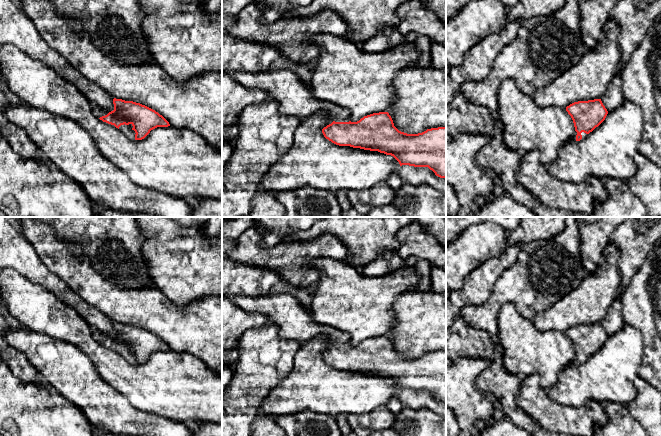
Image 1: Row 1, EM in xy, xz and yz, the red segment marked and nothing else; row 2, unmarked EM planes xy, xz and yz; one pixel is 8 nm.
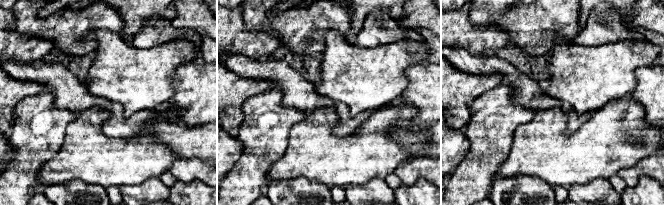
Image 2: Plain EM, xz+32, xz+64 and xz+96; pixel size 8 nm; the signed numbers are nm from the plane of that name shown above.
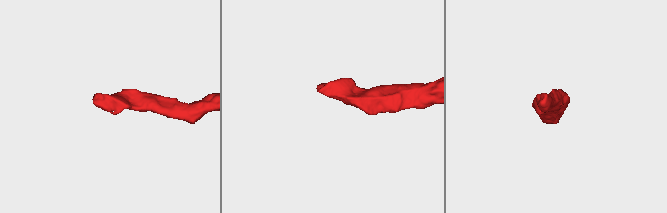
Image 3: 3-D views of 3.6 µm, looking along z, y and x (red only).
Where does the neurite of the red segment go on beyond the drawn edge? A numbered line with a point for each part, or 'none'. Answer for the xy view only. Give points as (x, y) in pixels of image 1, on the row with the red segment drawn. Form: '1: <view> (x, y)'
1: xy (125, 129)

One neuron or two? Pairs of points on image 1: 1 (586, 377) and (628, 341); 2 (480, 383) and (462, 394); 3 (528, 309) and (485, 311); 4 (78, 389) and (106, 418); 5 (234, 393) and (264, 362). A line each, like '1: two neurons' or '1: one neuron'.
1: one neuron
2: two neurons
3: one neuron
4: one neuron
5: one neuron

